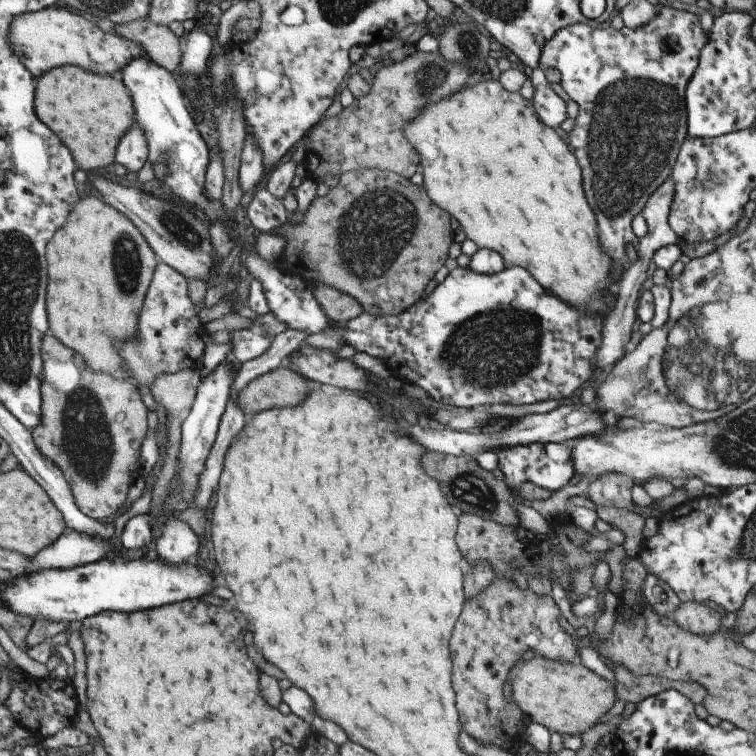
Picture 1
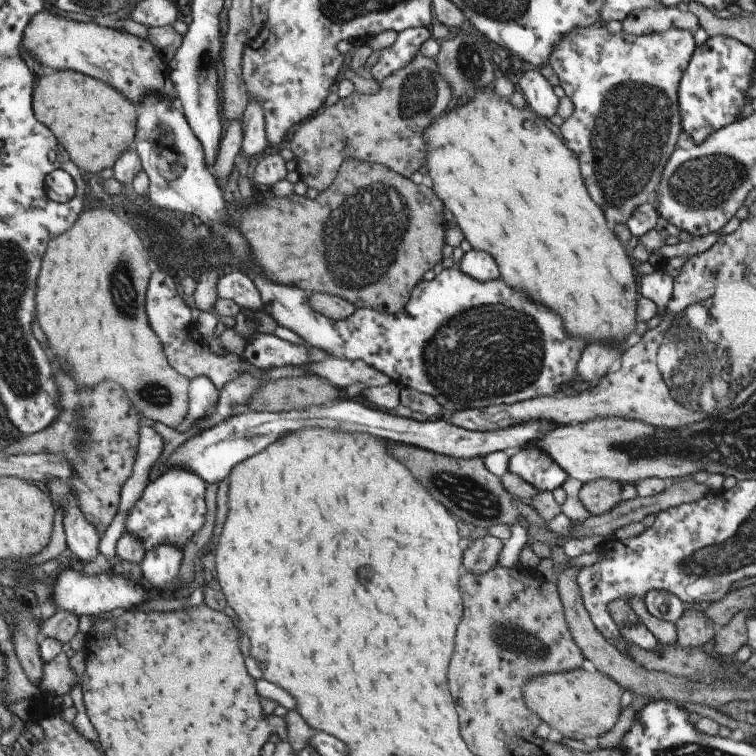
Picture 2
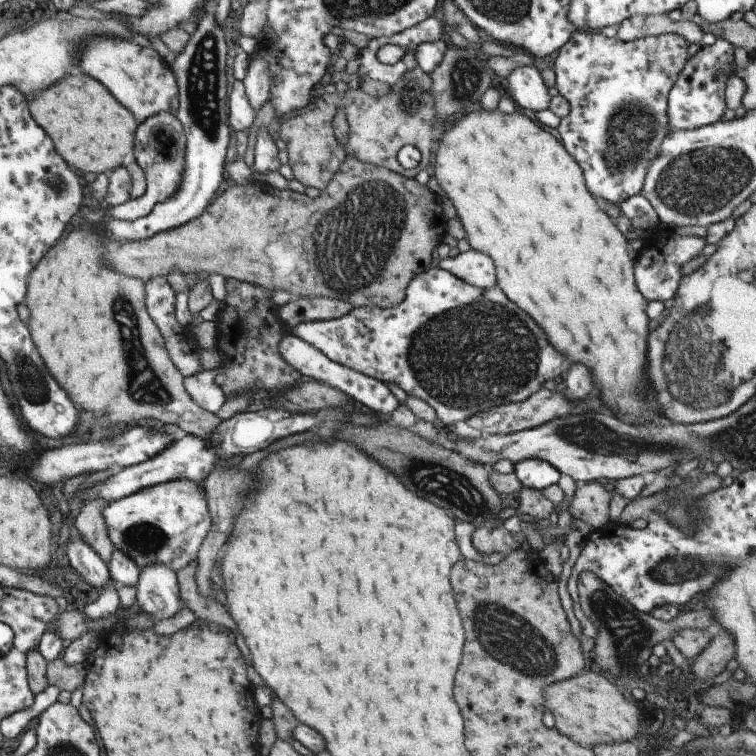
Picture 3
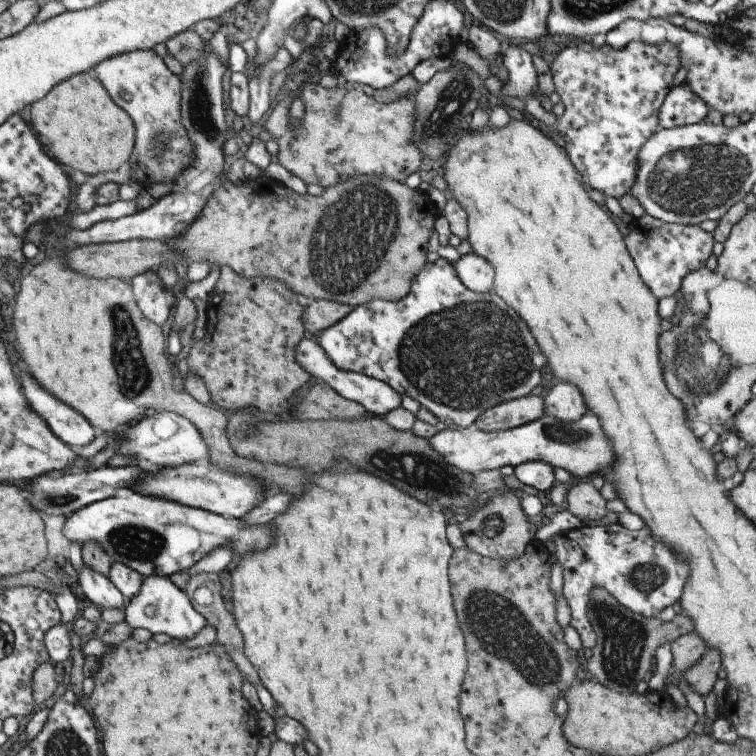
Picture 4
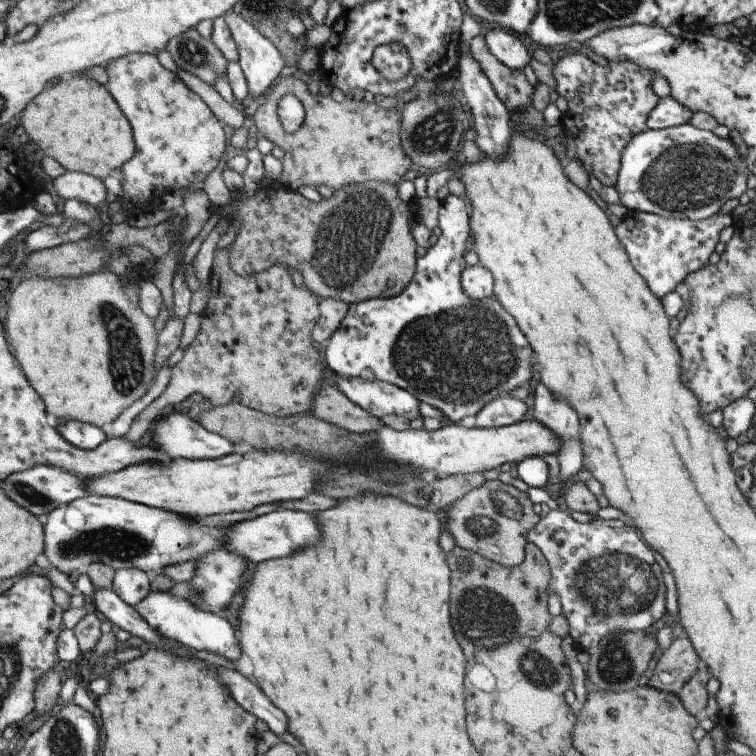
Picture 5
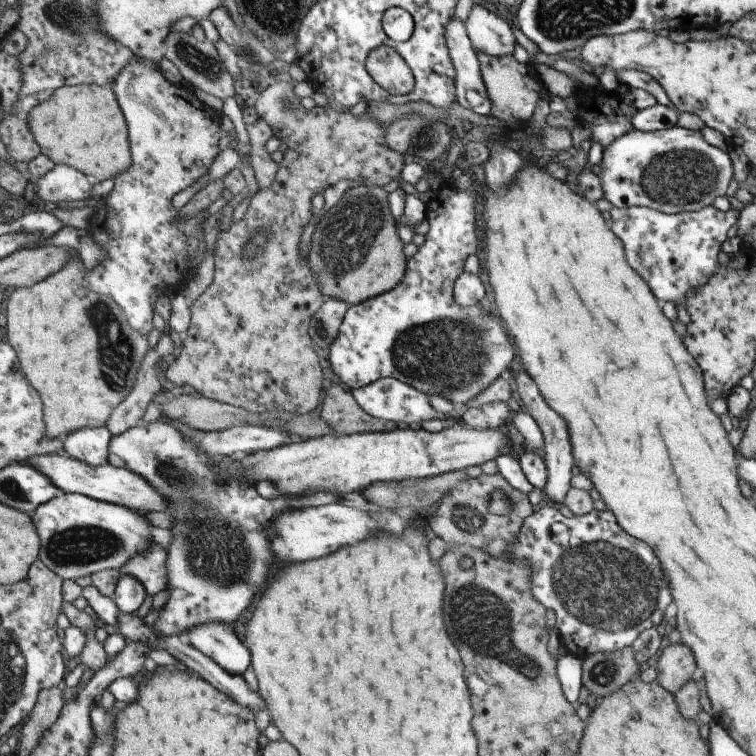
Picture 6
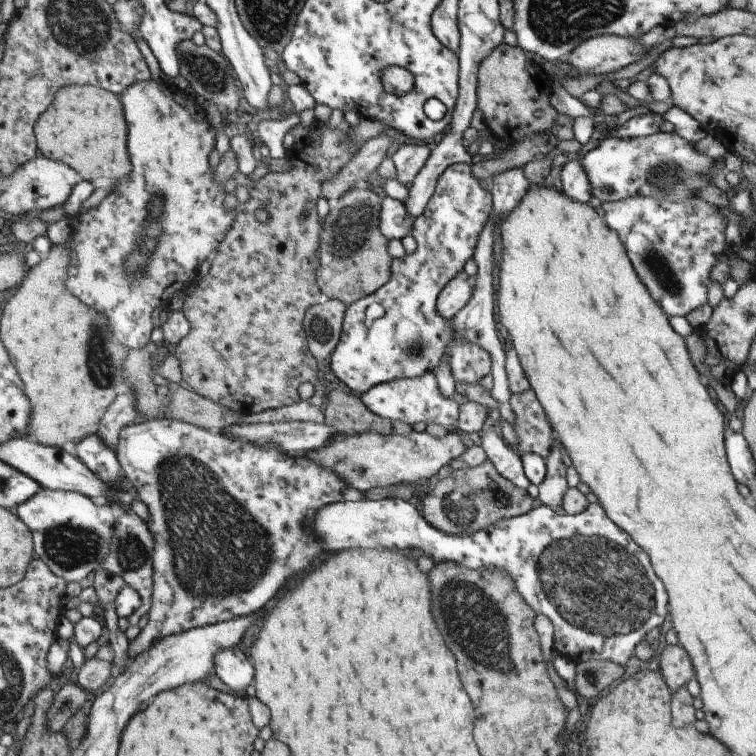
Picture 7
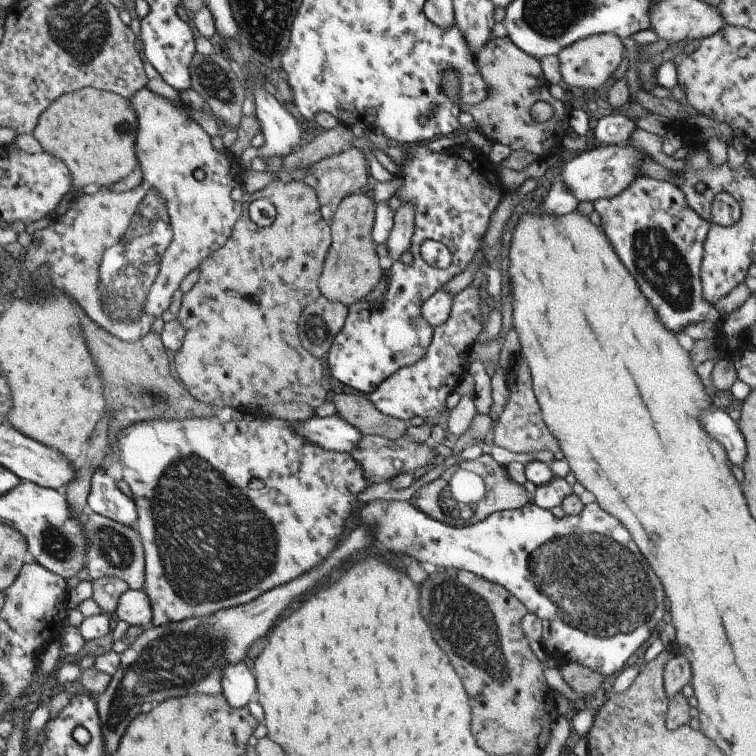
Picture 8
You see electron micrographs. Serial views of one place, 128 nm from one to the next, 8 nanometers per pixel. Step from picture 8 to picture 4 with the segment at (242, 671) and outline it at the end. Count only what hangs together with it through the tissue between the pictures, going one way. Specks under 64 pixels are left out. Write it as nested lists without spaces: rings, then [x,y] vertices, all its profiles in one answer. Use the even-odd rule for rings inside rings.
[[[149,575],[143,577],[139,592],[128,600],[125,607],[125,624],[131,628],[145,628],[152,633],[171,636],[174,641],[190,639],[208,625],[205,620],[191,606],[184,591],[179,590],[167,576]]]

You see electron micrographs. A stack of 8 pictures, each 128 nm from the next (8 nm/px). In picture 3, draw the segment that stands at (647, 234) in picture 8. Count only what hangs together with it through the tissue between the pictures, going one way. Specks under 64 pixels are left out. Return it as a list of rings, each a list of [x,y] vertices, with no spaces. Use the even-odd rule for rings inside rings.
[[[657,227],[651,232],[648,241],[645,241],[645,246],[642,246],[640,251],[637,252],[637,256],[633,258],[632,268],[635,286],[637,286],[637,290],[641,292],[641,296],[645,300],[667,304],[672,300],[681,280],[681,268],[703,250],[705,240],[703,237],[679,236],[673,231]]]

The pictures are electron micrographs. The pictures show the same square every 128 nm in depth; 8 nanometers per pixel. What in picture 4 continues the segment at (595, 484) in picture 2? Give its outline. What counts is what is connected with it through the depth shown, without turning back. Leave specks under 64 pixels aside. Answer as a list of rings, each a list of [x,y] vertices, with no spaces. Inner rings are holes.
[[[575,482],[565,494],[566,510],[581,522],[603,518],[608,511],[605,502],[591,482]]]

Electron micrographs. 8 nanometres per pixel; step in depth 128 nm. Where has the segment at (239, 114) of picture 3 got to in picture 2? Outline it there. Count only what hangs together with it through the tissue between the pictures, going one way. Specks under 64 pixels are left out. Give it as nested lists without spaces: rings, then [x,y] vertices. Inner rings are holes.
[[[240,120],[228,122],[223,138],[219,142],[215,164],[211,166],[211,172],[215,178],[227,178],[231,174],[234,162],[239,158],[237,154],[240,150],[241,136]]]

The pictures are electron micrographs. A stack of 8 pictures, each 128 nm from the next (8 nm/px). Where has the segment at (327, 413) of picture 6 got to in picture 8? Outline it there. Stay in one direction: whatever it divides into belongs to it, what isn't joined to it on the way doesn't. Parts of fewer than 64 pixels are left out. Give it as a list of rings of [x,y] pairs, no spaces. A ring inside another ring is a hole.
[[[334,394],[328,399],[335,408],[335,416],[349,423],[362,435],[379,435],[397,440],[404,435],[407,424],[398,418],[381,414],[363,394]]]

